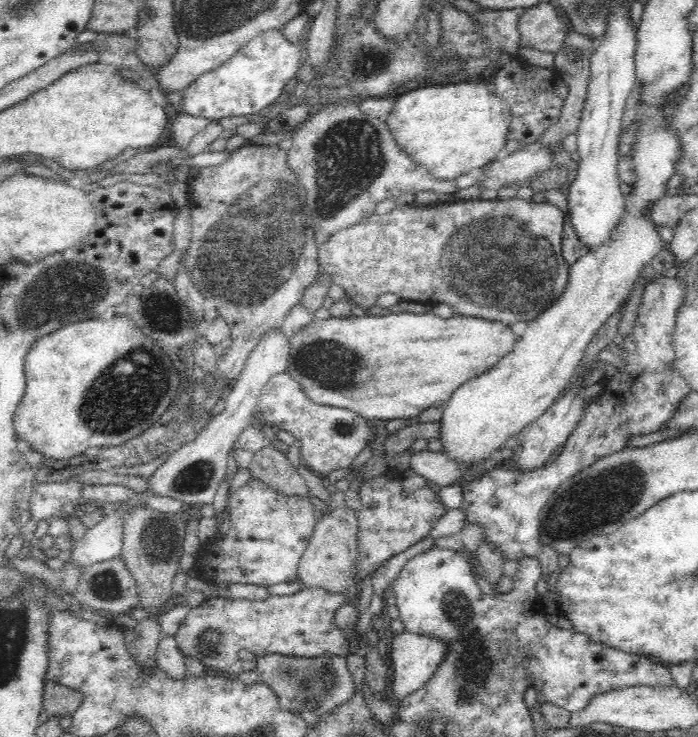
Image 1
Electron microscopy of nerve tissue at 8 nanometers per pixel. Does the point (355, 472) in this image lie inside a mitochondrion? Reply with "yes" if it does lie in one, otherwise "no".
no

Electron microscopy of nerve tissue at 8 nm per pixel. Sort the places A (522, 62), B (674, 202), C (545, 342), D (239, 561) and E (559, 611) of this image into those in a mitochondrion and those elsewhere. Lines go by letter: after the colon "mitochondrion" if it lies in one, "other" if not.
A: other
B: other
C: other
D: other
E: other

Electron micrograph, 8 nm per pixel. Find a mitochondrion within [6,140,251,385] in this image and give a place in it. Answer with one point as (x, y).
(68, 288)

